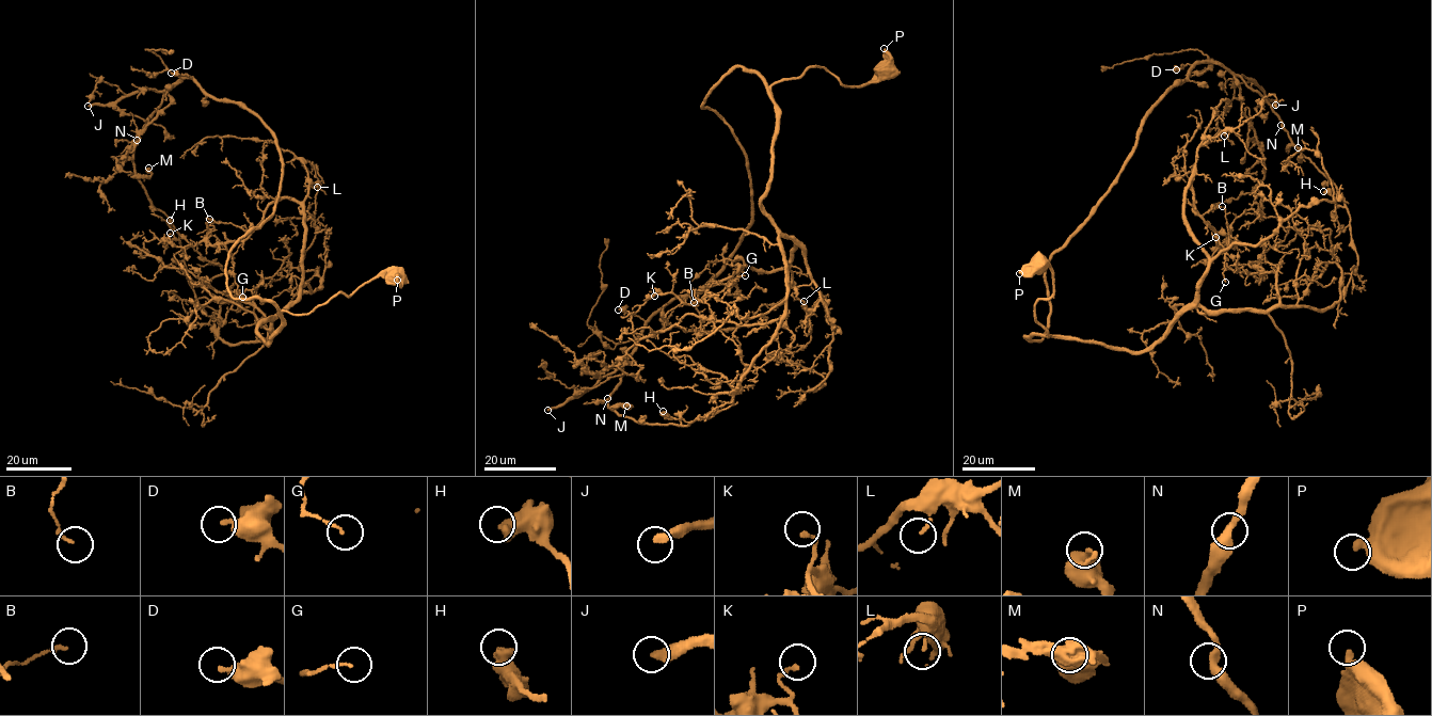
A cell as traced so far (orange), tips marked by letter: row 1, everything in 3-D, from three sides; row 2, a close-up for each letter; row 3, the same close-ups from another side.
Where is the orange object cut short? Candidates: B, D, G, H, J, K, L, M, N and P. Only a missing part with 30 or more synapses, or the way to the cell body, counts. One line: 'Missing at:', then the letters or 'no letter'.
Missing at: J

